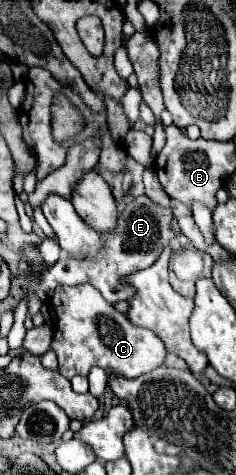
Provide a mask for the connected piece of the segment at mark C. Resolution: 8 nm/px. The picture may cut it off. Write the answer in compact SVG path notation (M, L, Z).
M91 284L59 286L51 294L51 306L55 310L55 330L51 350L59 360L59 374L65 378L89 376L93 366L99 366L107 376L139 378L165 362L167 350L151 330L135 328L125 314L119 314L111 304L103 300L99 290Z

